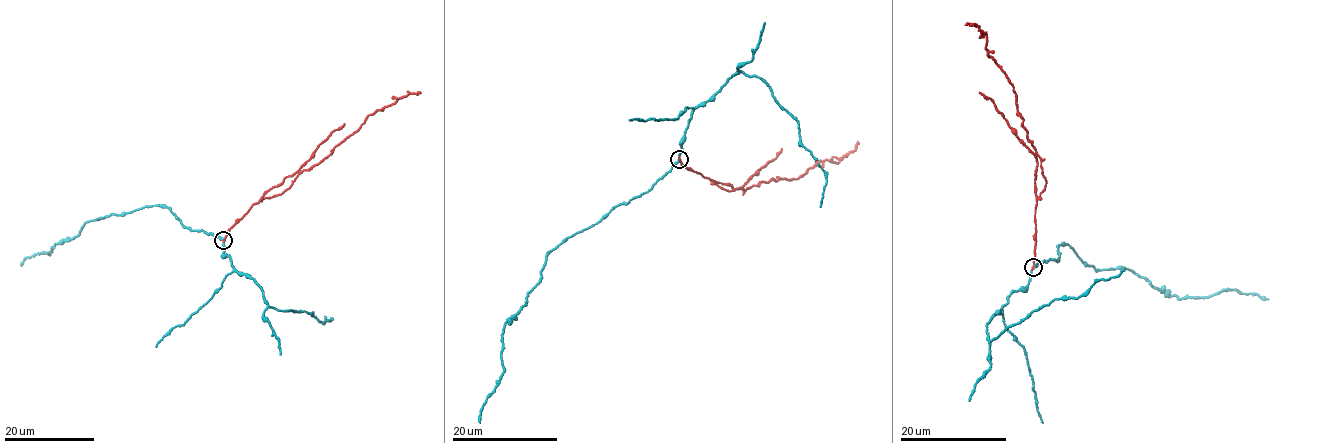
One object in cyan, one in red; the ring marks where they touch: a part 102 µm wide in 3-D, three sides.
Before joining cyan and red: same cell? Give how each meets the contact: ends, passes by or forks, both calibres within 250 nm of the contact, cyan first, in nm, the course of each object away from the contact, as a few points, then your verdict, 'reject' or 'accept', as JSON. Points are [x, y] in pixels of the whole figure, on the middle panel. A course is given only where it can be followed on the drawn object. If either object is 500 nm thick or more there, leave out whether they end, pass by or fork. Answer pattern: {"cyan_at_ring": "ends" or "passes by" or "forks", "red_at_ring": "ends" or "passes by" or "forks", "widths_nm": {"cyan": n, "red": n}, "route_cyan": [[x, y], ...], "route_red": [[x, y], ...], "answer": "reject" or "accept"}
{"cyan_at_ring": "passes by", "red_at_ring": "ends", "widths_nm": {"cyan": 260, "red": 70}, "route_cyan": [[678, 159], [645, 193], [613, 208], [548, 254], [526, 304], [505, 323], [504, 373], [482, 406], [480, 423]], "route_red": [[678, 159], [714, 183], [744, 191], [772, 179], [796, 179], [817, 162], [838, 162], [858, 141]], "answer": "reject"}

